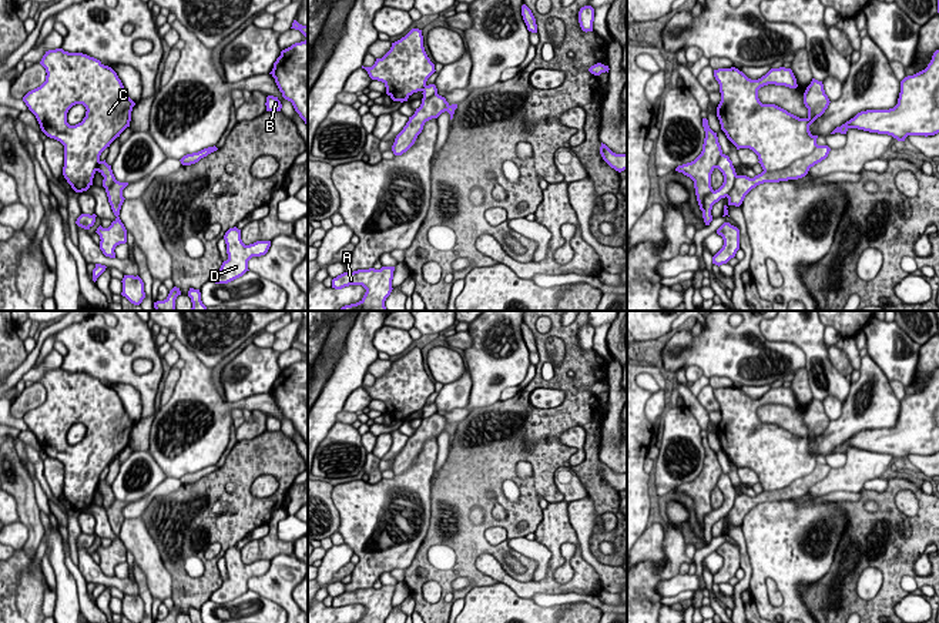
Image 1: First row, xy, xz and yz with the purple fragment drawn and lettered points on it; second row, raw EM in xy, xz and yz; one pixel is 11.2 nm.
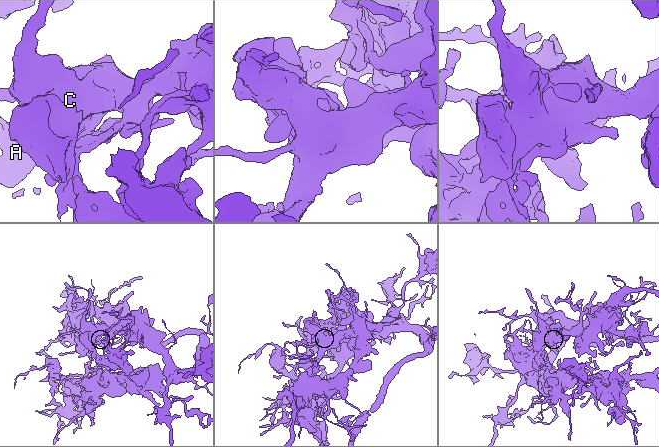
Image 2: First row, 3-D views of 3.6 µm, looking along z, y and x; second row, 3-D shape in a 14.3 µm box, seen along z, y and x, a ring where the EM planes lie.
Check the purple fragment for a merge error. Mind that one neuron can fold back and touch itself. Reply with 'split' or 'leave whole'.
split

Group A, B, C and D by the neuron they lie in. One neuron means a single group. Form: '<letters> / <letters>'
A B C / D

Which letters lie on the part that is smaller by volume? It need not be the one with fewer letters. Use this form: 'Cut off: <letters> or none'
Cut off: D

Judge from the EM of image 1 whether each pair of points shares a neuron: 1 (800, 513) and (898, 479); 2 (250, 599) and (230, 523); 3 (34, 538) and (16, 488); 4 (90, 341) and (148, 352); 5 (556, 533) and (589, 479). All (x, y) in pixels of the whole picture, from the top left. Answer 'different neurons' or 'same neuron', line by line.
1: different neurons
2: different neurons
3: same neuron
4: same neuron
5: different neurons

